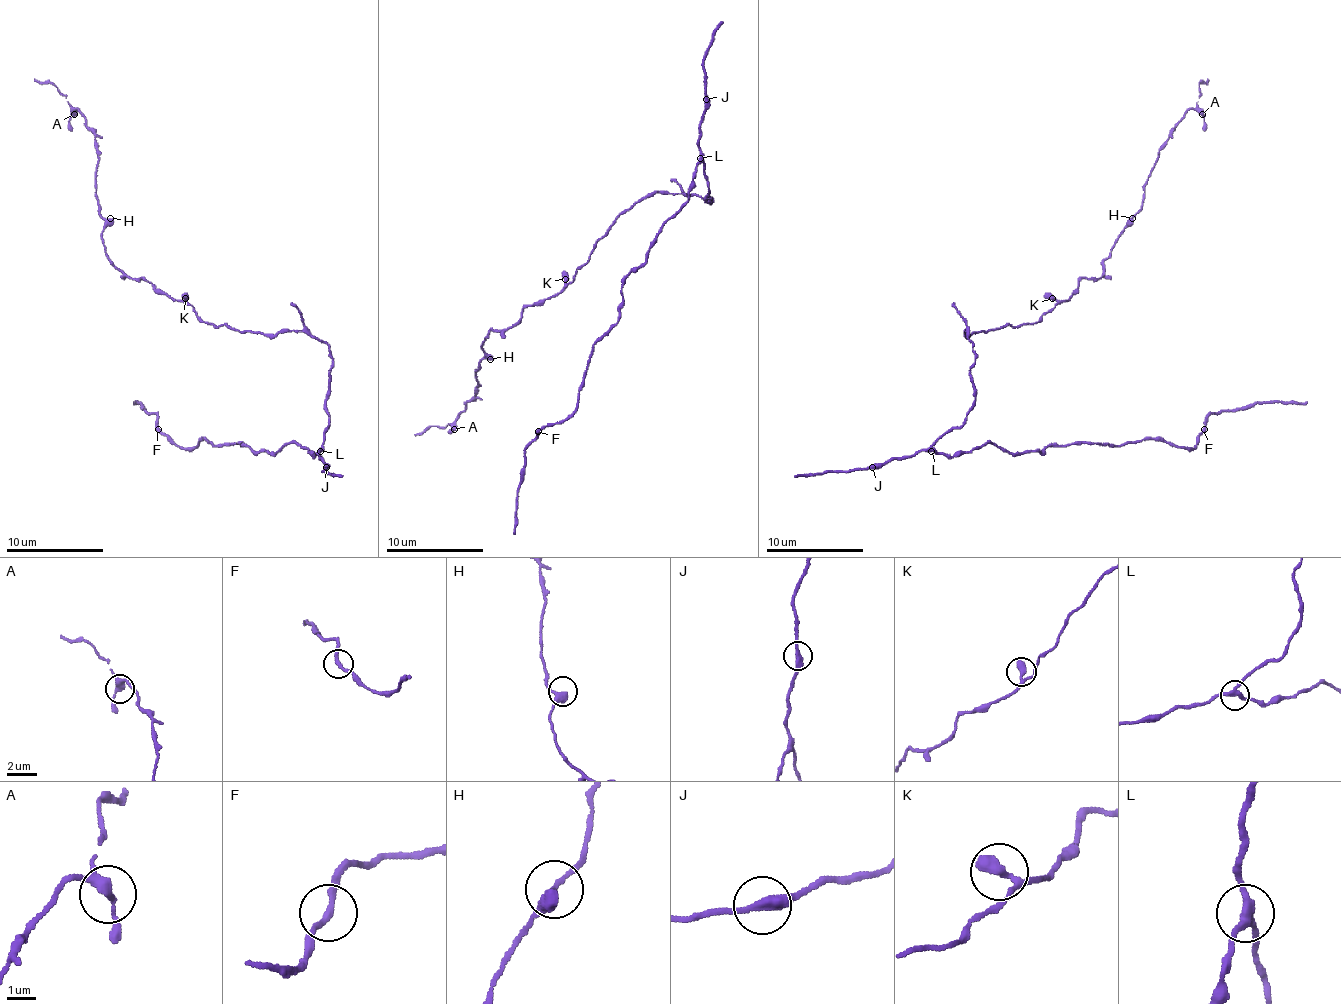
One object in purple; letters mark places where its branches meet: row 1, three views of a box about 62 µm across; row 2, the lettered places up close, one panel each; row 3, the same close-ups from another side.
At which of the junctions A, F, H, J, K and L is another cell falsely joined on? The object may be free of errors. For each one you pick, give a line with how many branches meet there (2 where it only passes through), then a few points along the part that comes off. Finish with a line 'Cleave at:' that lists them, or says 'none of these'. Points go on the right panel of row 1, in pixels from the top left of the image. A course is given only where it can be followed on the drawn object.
Cleave at: none of these

